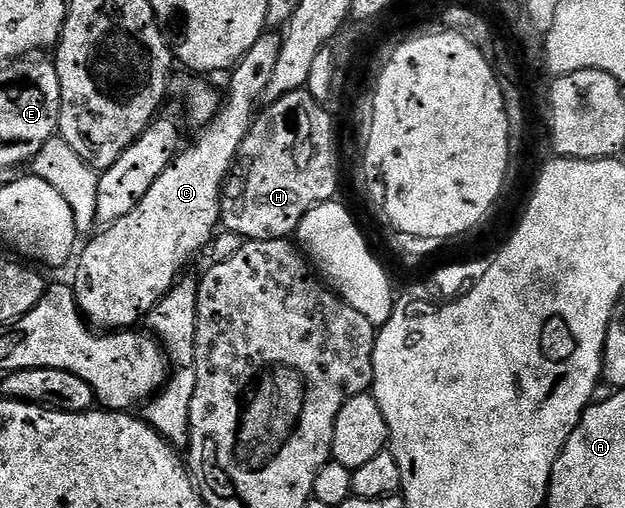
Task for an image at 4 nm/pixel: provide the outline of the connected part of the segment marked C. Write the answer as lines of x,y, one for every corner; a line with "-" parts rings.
265,33
260,40
254,45
250,45
250,49
241,59
236,62
236,66
232,68
228,79
228,95
223,96
220,104
220,112
212,118
212,122
203,128
204,131
197,137
196,143
192,143
183,148
180,154
173,159
171,165
162,173
162,177
158,177
158,181
154,181
154,185
150,185
150,193
146,193
146,197
142,197
142,201
138,201
138,205
134,205
134,209
130,209
130,213
126,213
126,217
122,217
122,221
114,221
107,224
103,228
101,235
93,234
88,244
83,244
82,250
79,252
78,260
80,264
76,267
76,283
74,282
74,290
76,292
76,303
80,306
80,314
93,328
99,329
104,333
115,333
125,329
132,329
137,326
136,322
143,320
158,305
158,301
166,293
170,293
172,286
185,274
184,266
199,253
200,250
207,248
211,244
214,236
217,234
218,228
221,226
220,221
220,192
224,189
224,180
227,179
229,171
232,169
236,153
244,138
250,133
253,123
256,121
258,108
261,106
266,91
266,85
270,83
270,77
274,75
274,65
278,65
278,53
280,52
281,36
276,33

